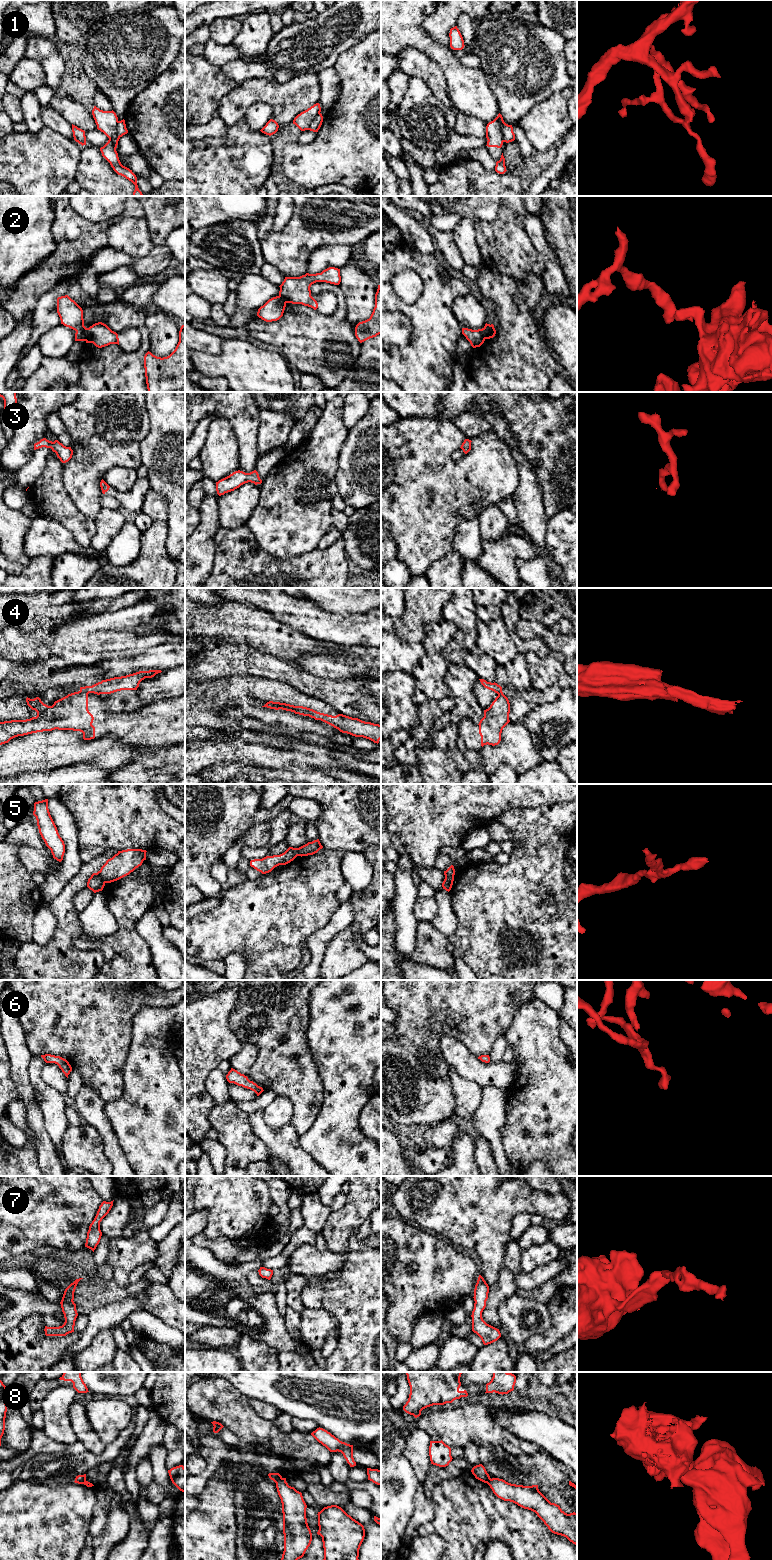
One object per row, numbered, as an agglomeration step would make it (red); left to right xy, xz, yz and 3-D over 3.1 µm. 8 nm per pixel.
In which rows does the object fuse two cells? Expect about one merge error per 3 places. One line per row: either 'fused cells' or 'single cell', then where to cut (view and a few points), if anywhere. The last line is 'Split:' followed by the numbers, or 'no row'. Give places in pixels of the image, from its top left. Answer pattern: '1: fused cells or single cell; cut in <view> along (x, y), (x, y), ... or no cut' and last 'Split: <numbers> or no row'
1: fused cells; cut in yz along (502, 122), (501, 129), (504, 141)
2: fused cells; cut in xy along (88, 328), (85, 340)
3: single cell; no cut
4: fused cells; cut in xy along (80, 690), (88, 693)
5: fused cells; cut in xy along (96, 873), (106, 882)
6: single cell; no cut
7: single cell; no cut
8: fused cells; cut in xz along (281, 1477), (275, 1482)
Split: 1, 2, 4, 5, 8

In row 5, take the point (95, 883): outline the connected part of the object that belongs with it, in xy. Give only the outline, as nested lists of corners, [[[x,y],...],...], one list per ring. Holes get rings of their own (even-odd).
[[[93,873],[88,879],[87,887],[96,893],[103,890],[105,883],[106,882],[97,873]]]

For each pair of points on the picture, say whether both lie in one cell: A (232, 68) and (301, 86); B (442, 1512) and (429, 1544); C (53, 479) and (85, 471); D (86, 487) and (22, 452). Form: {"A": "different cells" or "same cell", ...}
{"A": "different cells", "B": "different cells", "C": "different cells", "D": "different cells"}

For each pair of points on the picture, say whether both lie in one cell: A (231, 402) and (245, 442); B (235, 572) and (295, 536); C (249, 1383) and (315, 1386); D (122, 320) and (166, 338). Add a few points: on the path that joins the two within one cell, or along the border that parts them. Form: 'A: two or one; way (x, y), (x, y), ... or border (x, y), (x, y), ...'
A: one; way (241, 412), (245, 418), (245, 432)
B: two; border (252, 534), (269, 554), (290, 557)
C: one; way (265, 1383), (299, 1384)
D: two; border (149, 311), (145, 319), (149, 339), (148, 350)

